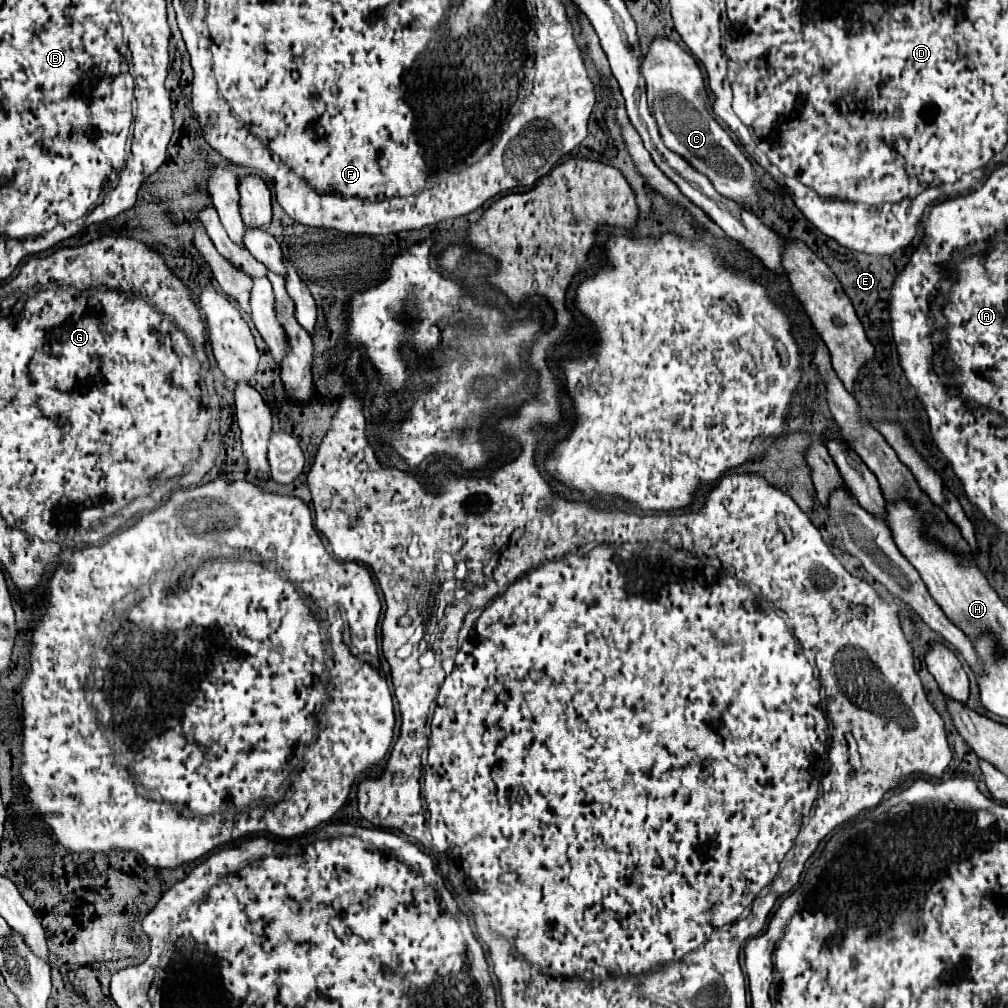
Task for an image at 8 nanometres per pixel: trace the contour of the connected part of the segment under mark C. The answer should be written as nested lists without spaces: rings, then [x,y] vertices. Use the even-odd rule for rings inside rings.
[[[656,36],[652,38],[648,54],[642,58],[640,74],[646,82],[648,108],[656,118],[666,148],[680,154],[692,168],[704,174],[722,196],[742,206],[758,204],[760,198],[754,190],[754,184],[758,182],[756,172],[750,160],[728,136],[728,132],[710,114],[704,78],[696,60],[688,52],[684,52],[674,40],[666,36]],[[722,152],[724,158],[718,158],[722,156]]]

